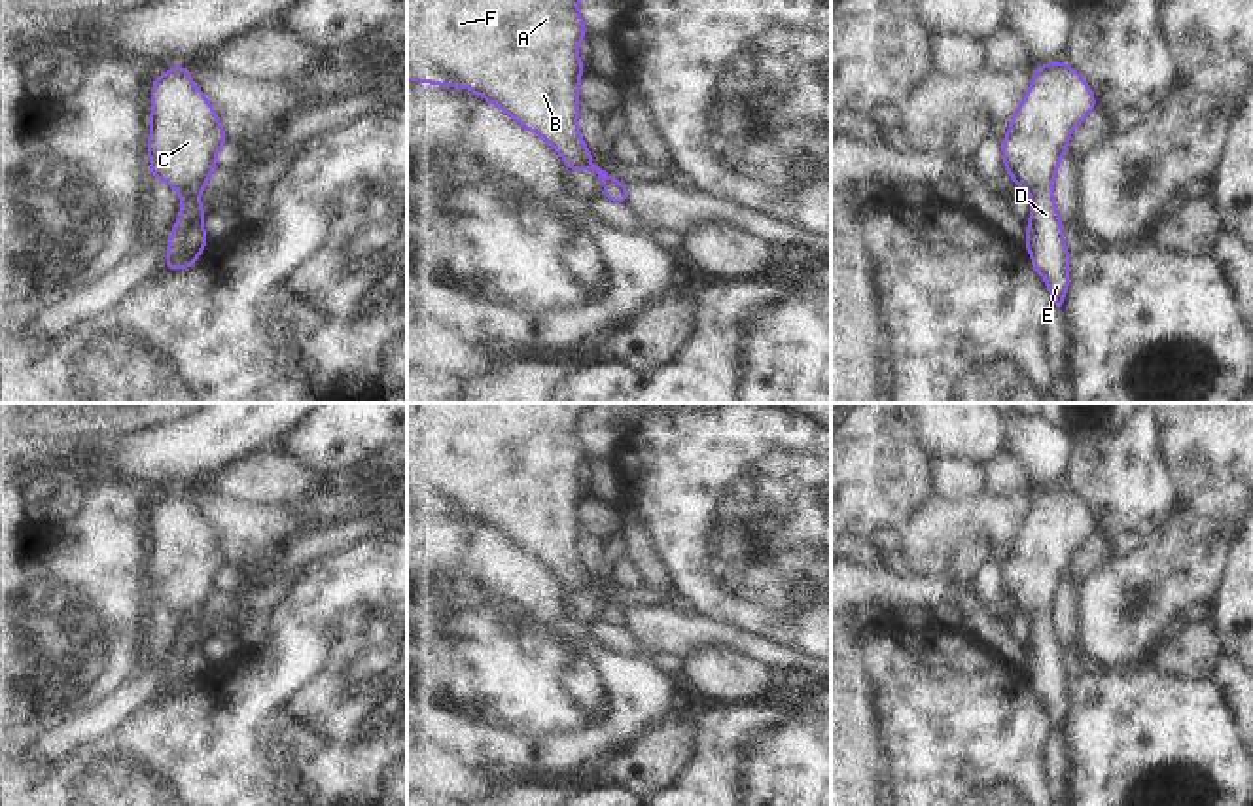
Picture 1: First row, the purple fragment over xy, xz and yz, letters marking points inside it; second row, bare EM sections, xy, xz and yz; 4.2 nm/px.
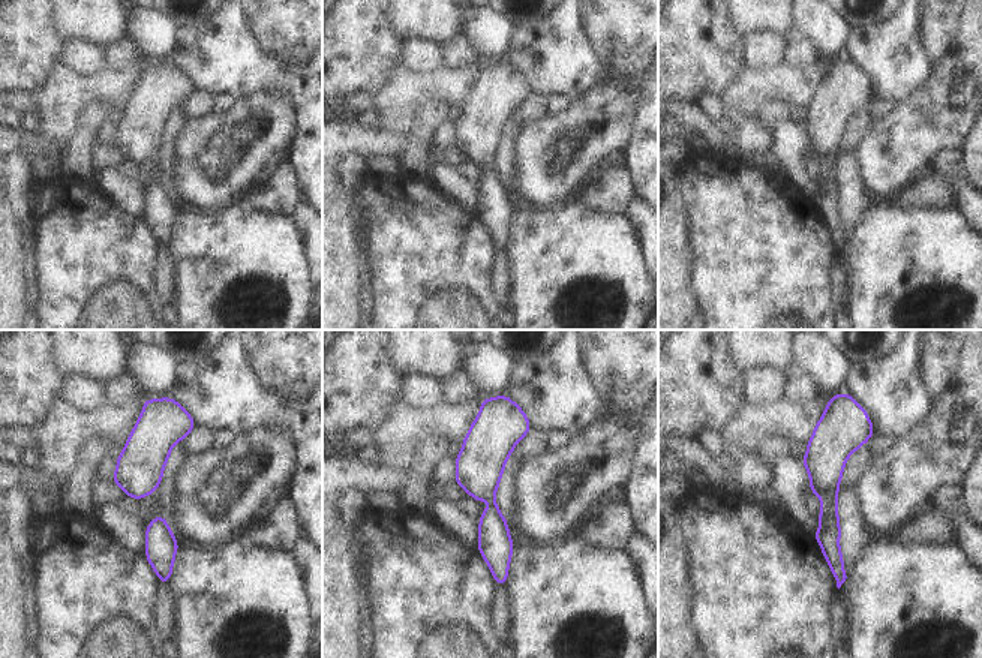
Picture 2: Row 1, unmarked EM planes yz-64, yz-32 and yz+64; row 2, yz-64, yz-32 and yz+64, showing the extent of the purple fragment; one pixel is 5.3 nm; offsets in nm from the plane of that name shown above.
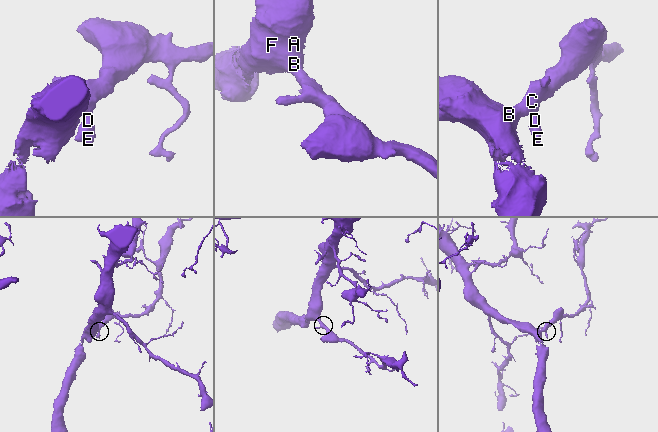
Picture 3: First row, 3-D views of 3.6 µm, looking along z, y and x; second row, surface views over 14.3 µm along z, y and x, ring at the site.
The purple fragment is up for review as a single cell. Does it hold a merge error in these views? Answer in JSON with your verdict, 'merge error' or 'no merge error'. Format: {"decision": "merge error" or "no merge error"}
{"decision": "no merge error"}

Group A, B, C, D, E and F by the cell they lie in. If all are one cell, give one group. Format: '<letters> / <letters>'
A B C D E F

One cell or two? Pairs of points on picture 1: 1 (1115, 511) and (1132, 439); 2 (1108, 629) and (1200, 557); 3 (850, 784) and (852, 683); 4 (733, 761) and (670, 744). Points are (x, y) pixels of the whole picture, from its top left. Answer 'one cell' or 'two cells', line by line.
1: one cell
2: one cell
3: one cell
4: two cells

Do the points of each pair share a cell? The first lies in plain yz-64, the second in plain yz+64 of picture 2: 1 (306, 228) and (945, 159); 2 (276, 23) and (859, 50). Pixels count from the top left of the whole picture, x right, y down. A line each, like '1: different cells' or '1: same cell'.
1: same cell
2: different cells

